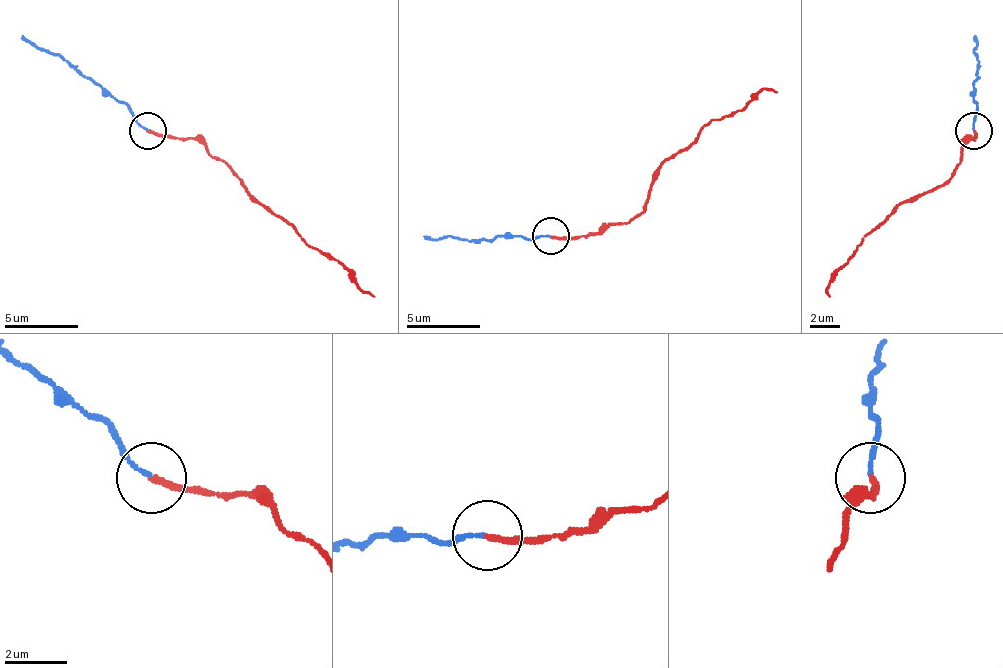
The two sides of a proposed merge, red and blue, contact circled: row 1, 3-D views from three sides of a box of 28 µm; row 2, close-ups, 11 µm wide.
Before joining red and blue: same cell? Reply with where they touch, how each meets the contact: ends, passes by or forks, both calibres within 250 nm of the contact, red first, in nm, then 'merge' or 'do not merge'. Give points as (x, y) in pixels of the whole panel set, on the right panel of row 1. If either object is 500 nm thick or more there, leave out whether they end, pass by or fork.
at (973, 130); red ends there; blue ends there; 200 nm thick on the red side, 120 nm on the other; do not merge

